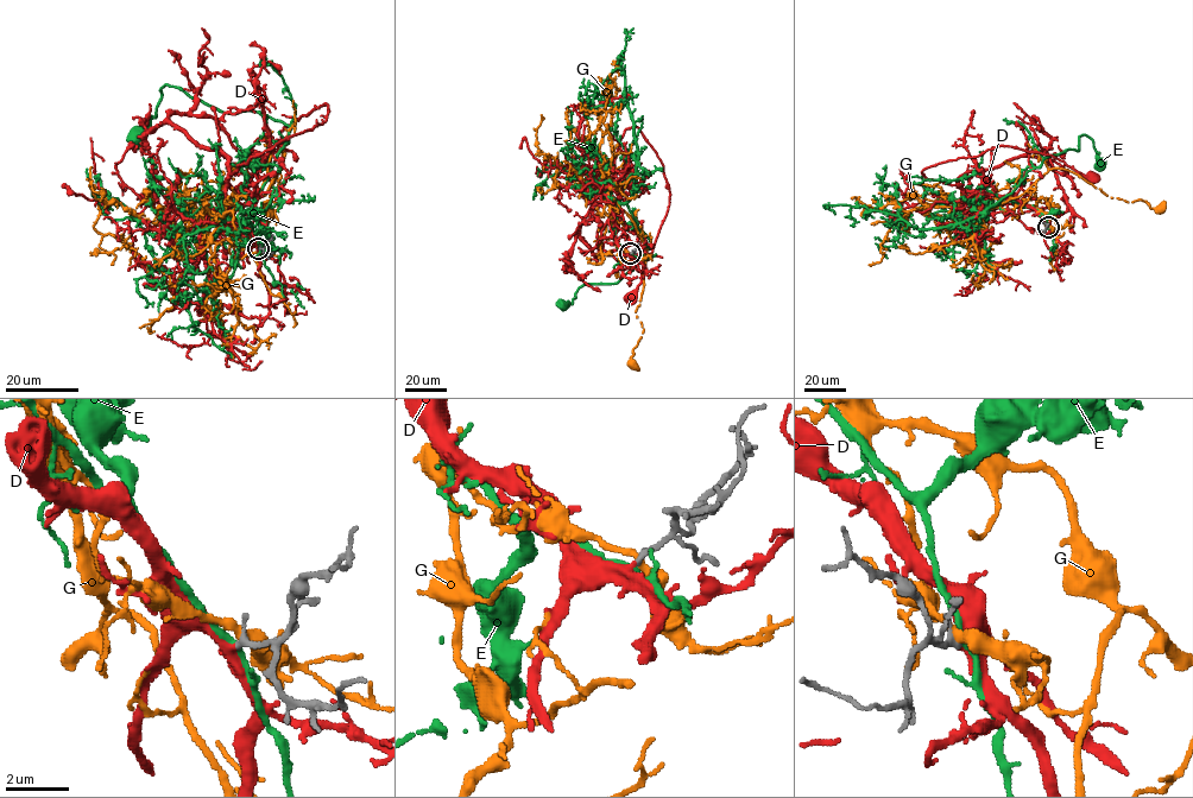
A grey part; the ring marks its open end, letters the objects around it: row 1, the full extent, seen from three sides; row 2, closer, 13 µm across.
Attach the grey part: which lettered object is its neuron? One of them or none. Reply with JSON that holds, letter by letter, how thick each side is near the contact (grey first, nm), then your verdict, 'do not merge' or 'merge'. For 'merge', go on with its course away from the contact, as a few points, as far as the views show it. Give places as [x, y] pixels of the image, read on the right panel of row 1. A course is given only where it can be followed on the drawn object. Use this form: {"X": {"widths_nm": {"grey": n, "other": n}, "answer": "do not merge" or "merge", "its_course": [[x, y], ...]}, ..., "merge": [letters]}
{"D": {"widths_nm": {"grey": 200, "other": 340}, "answer": "merge", "its_course": [[1048, 227], [1014, 197], [961, 190], [928, 179], [922, 171], [1002, 145], [1051, 154], [1092, 178]]}, "E": {"widths_nm": {"grey": 200, "other": 190}, "answer": "do not merge"}, "G": {"widths_nm": {"grey": 220, "other": 320}, "answer": "do not merge"}, "merge": ["D"]}

